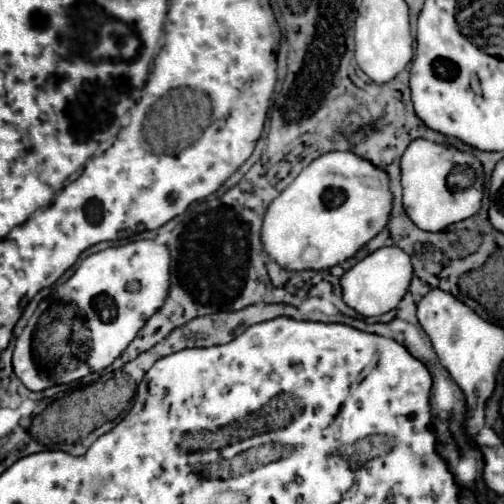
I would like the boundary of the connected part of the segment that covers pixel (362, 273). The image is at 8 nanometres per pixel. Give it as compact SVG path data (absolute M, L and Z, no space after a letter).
M382 247L358 261L342 277L342 293L348 307L356 309L364 317L374 317L396 309L404 291L408 291L408 283L412 283L412 259L408 259L400 247Z

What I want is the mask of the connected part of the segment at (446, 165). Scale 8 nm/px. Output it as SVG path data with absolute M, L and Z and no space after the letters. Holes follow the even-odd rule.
M416 139L408 145L408 149L402 155L400 161L402 167L402 189L404 189L404 211L408 213L408 217L424 231L442 231L452 223L464 221L472 215L476 215L482 207L482 197L484 197L484 173L480 171L480 165L476 163L476 159L452 145L442 145L442 143L434 143L428 139ZM458 163L466 163L472 165L476 169L478 181L476 185L468 187L462 193L452 193L448 191L446 185L446 175L450 173L450 169Z

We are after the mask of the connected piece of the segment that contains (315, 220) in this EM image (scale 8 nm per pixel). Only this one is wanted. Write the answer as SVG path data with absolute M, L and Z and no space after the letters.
M330 151L314 159L268 207L262 243L270 259L288 271L330 269L350 259L388 223L392 191L388 175L352 151Z

